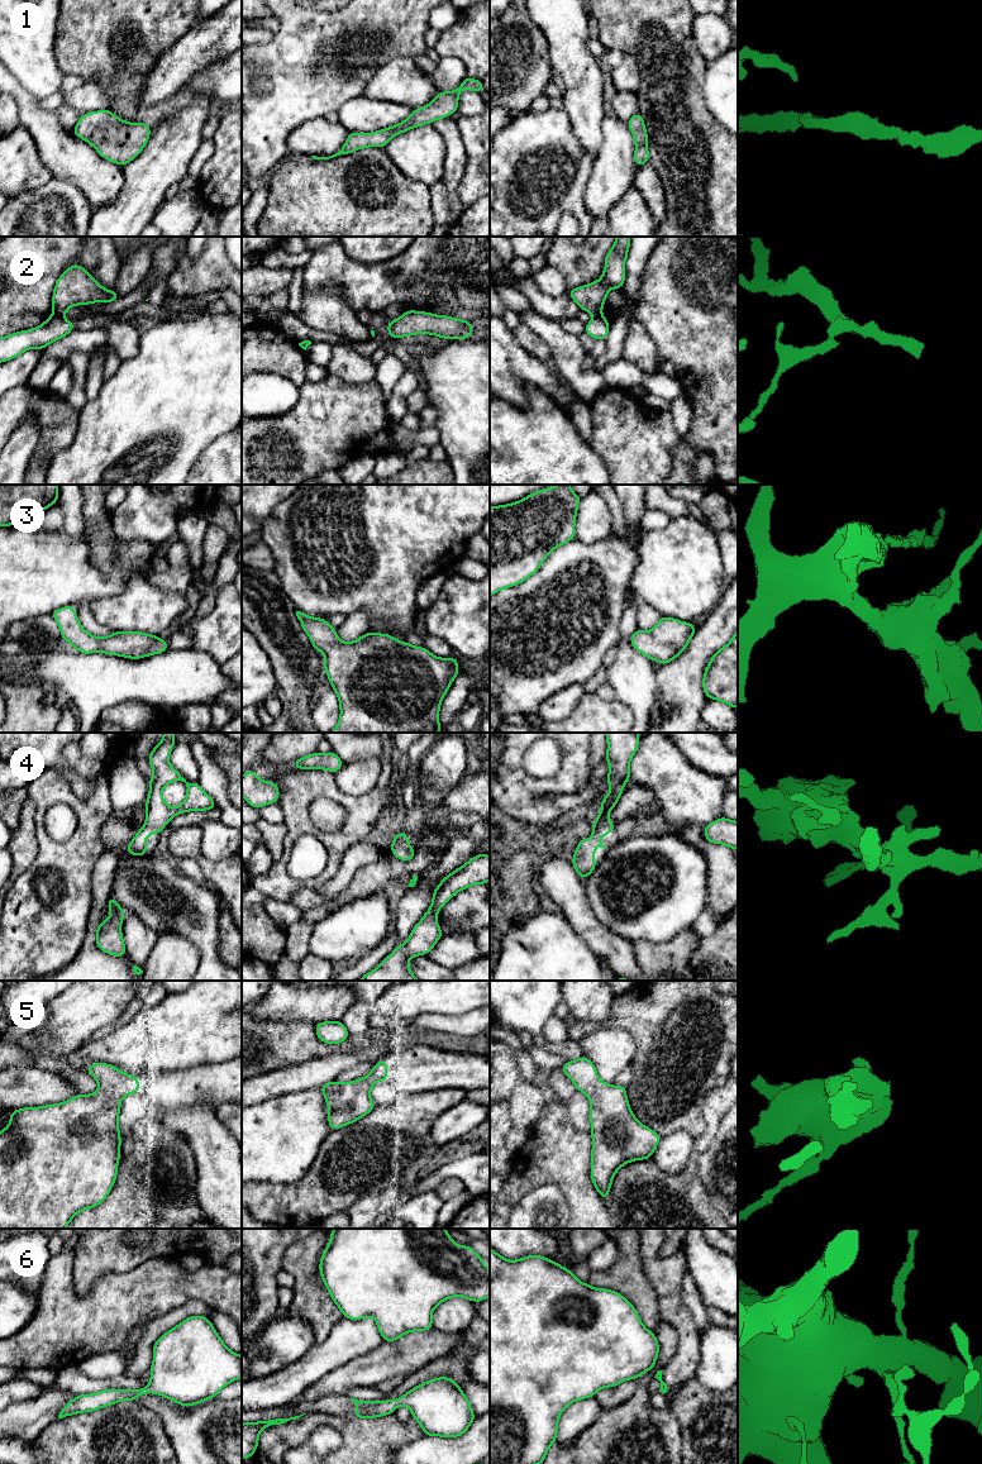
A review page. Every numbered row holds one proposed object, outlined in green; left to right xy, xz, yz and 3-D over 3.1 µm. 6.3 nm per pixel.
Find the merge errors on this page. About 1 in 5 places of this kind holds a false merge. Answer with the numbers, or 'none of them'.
2

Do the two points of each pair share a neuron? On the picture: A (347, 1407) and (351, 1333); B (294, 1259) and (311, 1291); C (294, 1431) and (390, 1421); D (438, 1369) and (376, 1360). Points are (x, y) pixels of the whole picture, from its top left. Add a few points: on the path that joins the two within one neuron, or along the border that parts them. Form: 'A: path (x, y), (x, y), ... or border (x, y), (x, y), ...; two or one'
A: path (308, 1407), (282, 1412), (272, 1405), (311, 1367); one
B: path (301, 1267), (306, 1273), (308, 1283); one
C: path (318, 1420), (332, 1420), (344, 1427), (366, 1427); one
D: border (443, 1358), (435, 1358), (405, 1378); two

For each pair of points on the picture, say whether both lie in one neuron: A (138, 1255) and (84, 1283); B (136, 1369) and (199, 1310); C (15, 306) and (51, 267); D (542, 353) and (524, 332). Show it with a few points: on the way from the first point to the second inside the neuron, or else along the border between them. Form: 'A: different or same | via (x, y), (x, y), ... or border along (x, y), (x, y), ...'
A: same | via (124, 1255), (109, 1255), (95, 1269)
B: same | via (144, 1349), (147, 1340), (166, 1321), (179, 1315)
C: same | via (28, 294), (33, 289), (47, 289), (48, 280)
D: same | via (537, 348), (525, 337)

